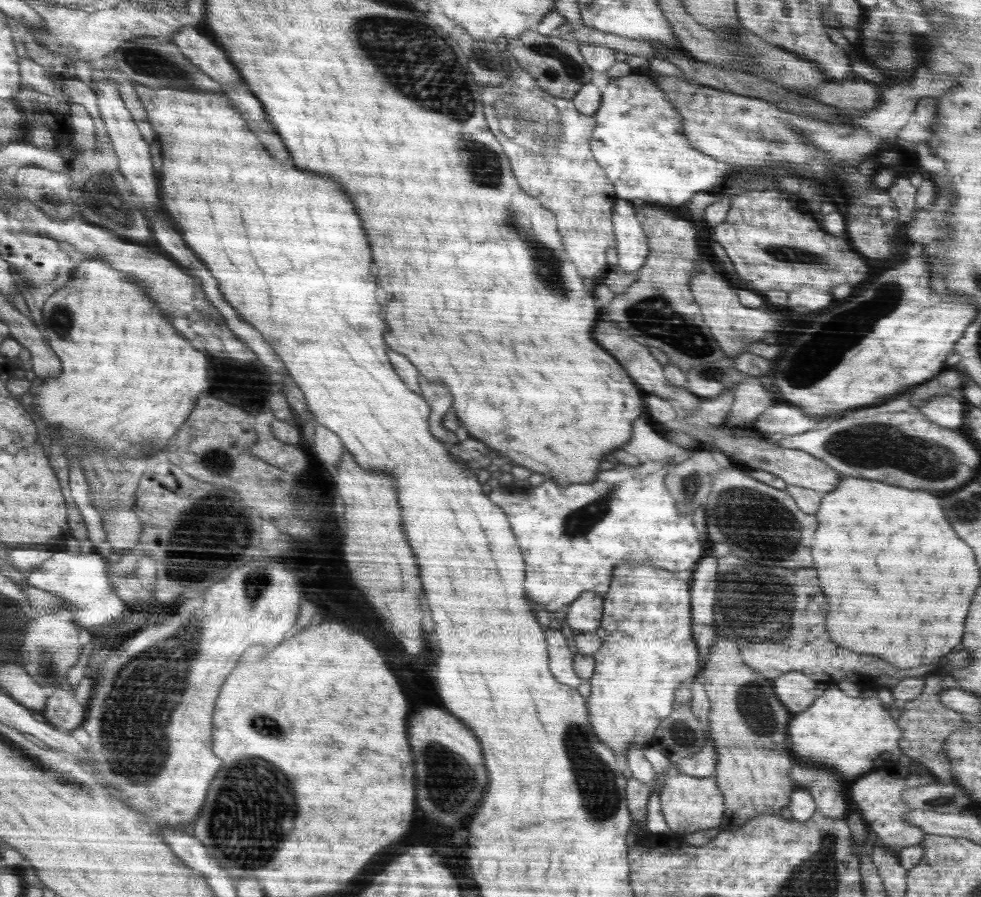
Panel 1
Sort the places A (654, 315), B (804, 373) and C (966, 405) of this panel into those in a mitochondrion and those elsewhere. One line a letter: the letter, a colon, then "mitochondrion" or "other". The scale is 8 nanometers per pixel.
A: mitochondrion
B: mitochondrion
C: other

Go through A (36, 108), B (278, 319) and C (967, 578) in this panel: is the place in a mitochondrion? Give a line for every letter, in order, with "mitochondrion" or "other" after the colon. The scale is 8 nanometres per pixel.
A: other
B: other
C: other

